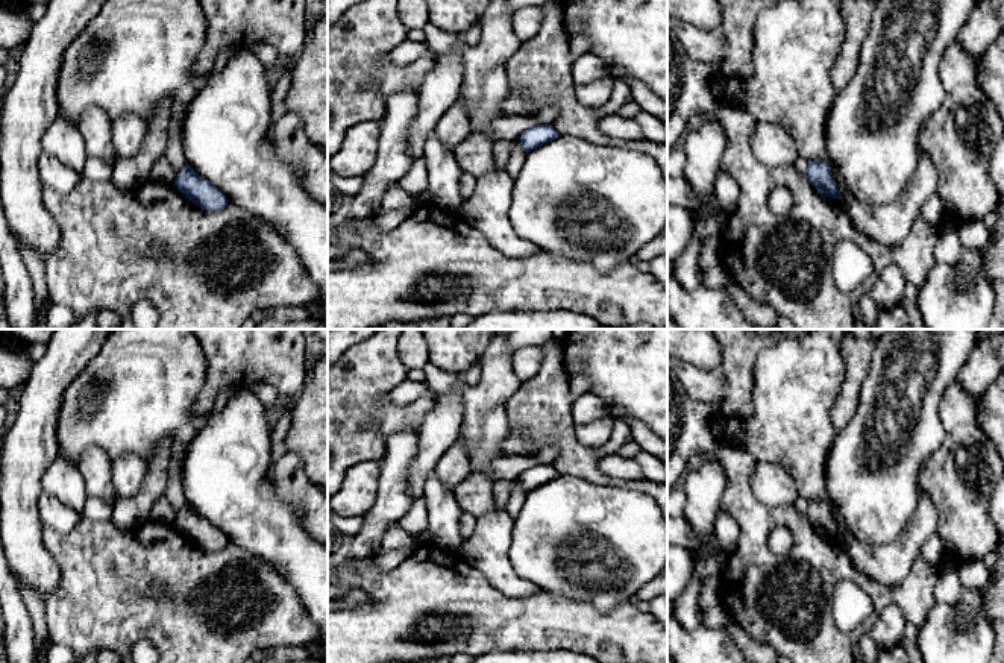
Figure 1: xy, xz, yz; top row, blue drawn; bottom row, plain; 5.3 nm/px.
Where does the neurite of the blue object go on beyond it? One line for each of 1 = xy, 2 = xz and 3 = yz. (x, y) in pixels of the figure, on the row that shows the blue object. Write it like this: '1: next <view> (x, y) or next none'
1: next none
2: next none
3: next none

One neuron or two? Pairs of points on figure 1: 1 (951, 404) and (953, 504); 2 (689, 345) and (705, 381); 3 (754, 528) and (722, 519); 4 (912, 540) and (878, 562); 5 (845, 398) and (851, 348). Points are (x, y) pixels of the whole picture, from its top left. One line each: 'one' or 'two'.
1: one
2: two
3: two
4: one
5: one

